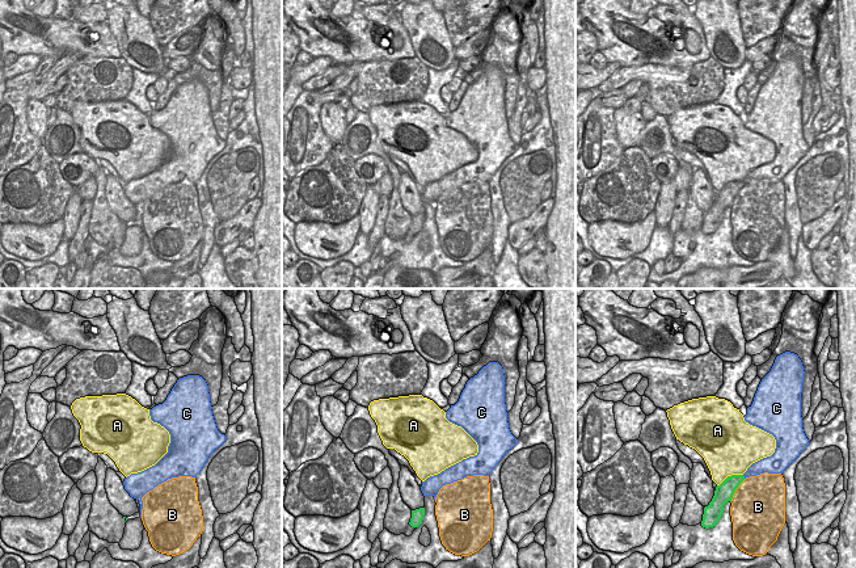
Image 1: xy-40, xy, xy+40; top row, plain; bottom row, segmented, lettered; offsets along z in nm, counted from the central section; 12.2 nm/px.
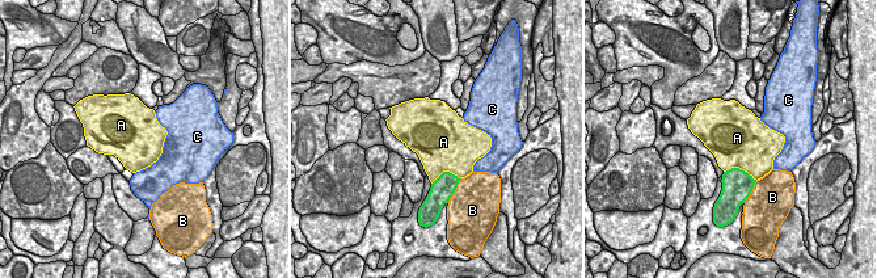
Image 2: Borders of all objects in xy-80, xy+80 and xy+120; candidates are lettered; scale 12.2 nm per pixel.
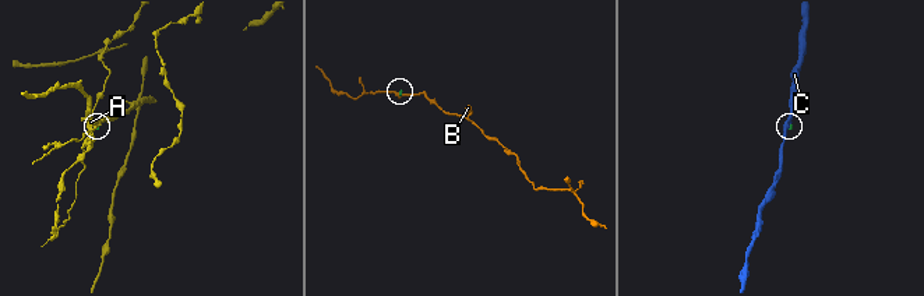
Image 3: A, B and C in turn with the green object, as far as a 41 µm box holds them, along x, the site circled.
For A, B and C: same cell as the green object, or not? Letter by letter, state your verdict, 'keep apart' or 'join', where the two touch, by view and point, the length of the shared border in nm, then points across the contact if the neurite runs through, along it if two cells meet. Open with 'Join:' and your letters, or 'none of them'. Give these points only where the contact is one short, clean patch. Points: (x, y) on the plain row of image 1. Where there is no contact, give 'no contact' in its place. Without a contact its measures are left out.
Join: none of them
A: keep apart; contact xy+40 (729, 182); length 360 nm
B: keep apart; contact xy+40 (734, 197); length 340 nm; border xy+40 (745, 185), (736, 196), (730, 207)
C: keep apart; contact xy+40 (743, 182); length 60 nm; border xy+40 (742, 181), (745, 184)

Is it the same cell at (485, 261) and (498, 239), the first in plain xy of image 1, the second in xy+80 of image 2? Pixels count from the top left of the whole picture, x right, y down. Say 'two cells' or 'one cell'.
two cells

